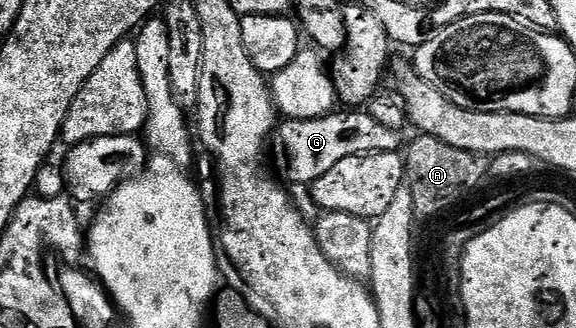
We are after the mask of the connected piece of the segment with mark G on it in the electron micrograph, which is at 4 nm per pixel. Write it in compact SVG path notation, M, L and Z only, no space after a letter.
M351 108L347 114L332 112L313 120L283 120L276 125L273 135L275 162L279 170L291 182L312 184L325 173L332 171L341 160L351 156L396 152L404 145L404 135L393 128L385 128L373 116L359 108Z

